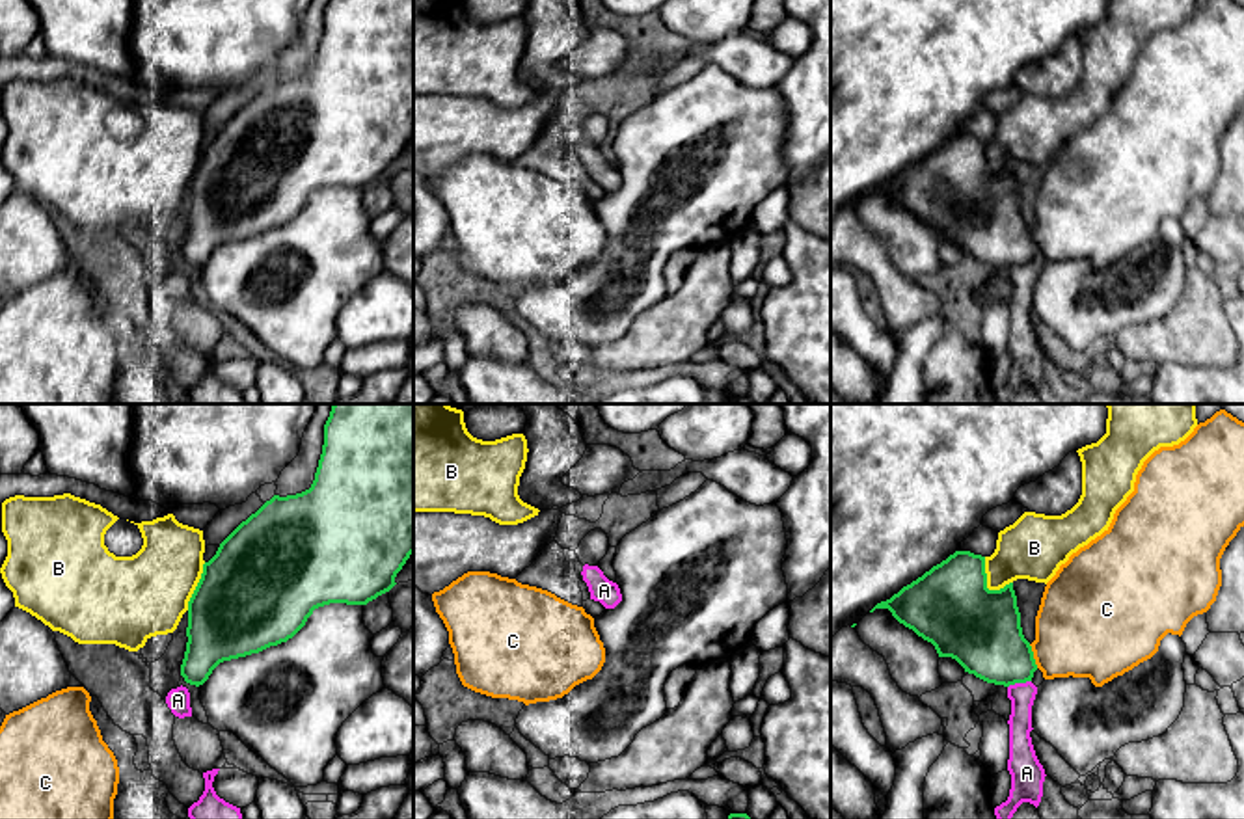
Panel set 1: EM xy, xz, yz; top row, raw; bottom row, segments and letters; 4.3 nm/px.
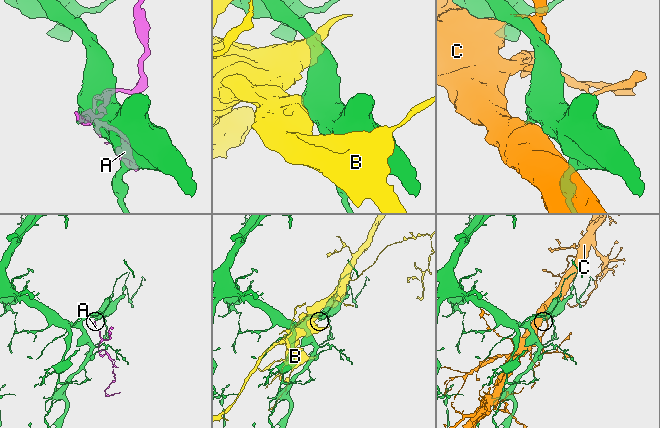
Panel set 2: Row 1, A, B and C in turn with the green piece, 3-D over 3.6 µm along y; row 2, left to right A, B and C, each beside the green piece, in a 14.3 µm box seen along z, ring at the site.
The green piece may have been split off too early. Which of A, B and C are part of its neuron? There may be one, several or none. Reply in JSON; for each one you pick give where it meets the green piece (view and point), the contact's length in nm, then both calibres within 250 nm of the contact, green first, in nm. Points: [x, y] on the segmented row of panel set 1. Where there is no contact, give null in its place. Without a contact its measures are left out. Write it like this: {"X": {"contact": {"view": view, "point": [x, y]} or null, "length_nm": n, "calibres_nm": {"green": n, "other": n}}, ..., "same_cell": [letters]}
{"same_cell": []}

